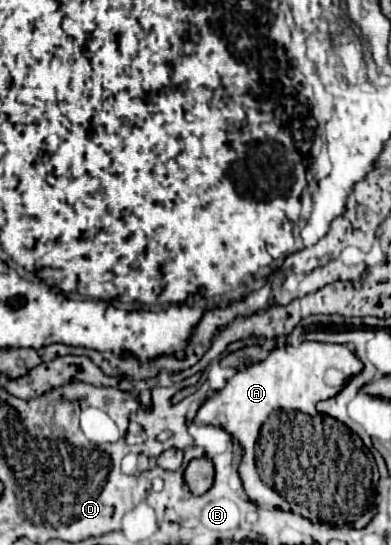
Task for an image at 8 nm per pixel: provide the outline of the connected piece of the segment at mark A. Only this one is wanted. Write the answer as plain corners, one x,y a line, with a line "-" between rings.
302,342
300,346
282,346
274,348
264,360
250,364
246,370
238,370
222,390
216,390
212,396
204,400
200,410
196,412
194,424
212,424
224,428
228,434
236,438
242,446
244,454
238,464
238,474
242,486
258,506
288,510
290,505
282,496
278,496
272,488
260,482
256,466
254,466
254,444
260,432
262,422
268,414
283,408
294,408
306,412
310,416
318,416
316,402
332,398
340,388
348,382
350,376
362,370
362,362
356,358
348,346
328,344
328,342

